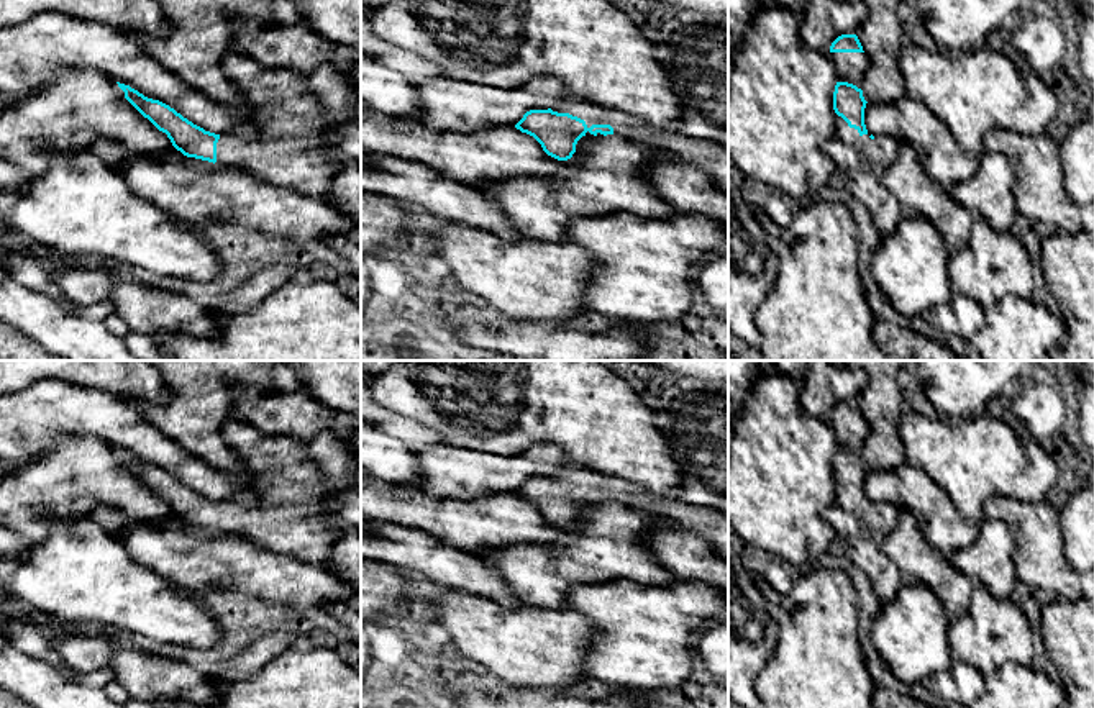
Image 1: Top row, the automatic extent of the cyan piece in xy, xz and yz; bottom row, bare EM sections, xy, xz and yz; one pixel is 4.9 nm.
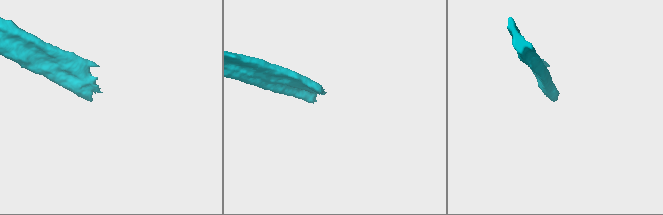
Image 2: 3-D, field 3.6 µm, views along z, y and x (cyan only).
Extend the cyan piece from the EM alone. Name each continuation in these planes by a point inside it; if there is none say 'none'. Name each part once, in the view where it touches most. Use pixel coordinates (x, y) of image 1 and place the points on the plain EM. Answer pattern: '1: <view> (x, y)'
1: xz (707, 521)

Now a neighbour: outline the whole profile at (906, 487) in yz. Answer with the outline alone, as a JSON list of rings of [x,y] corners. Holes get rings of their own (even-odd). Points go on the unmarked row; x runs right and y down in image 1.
[[[909,462],[889,470],[866,470],[864,492],[874,503],[914,511],[927,541],[948,556],[973,544],[979,534],[979,524],[964,518],[943,488]]]

